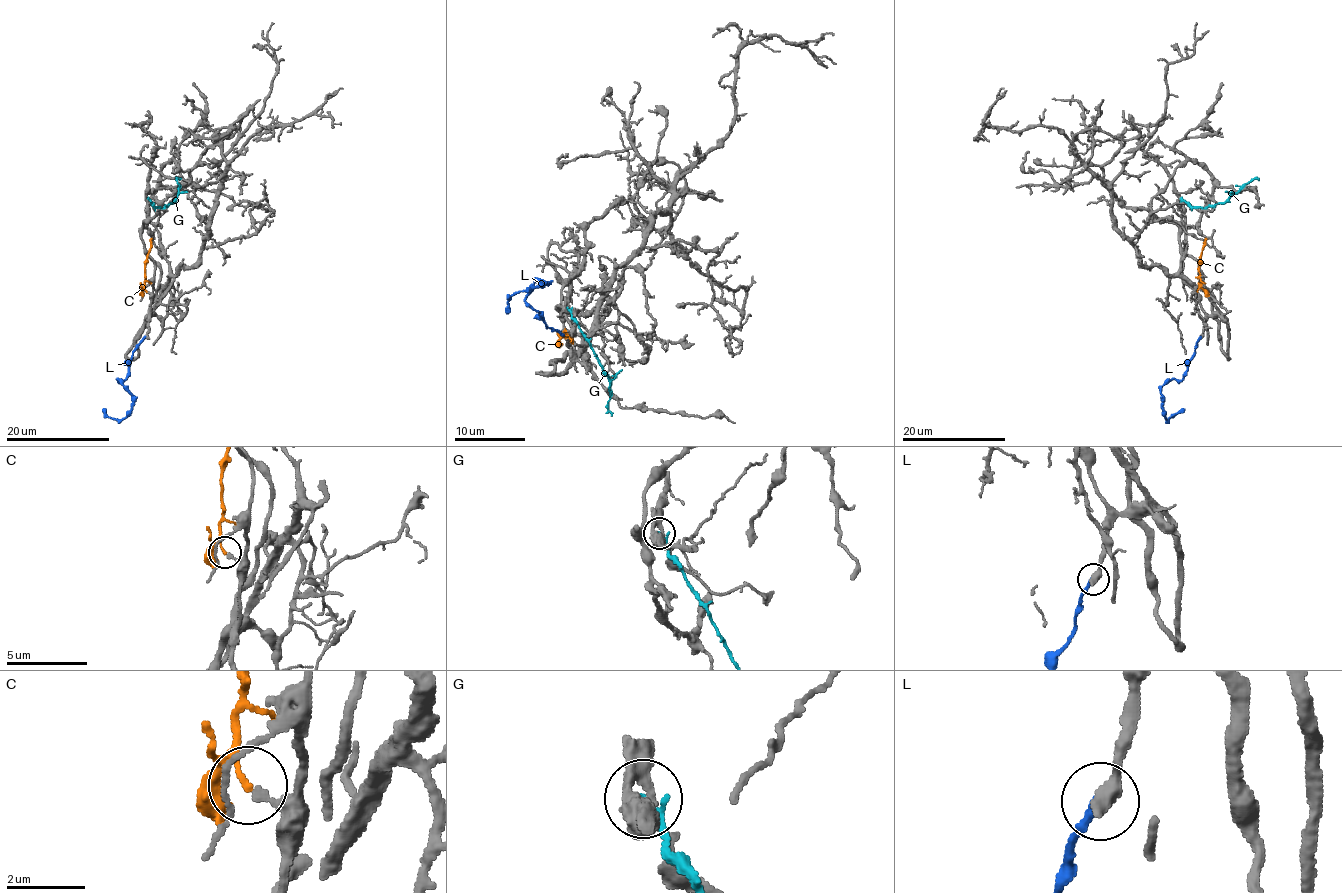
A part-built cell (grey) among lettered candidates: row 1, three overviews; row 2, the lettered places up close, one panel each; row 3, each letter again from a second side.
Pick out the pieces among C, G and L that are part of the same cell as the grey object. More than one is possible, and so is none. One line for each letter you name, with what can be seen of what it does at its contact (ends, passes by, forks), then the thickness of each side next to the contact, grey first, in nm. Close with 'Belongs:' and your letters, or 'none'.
C: it ends; calibres 200 and 130 nm
Belongs: C

